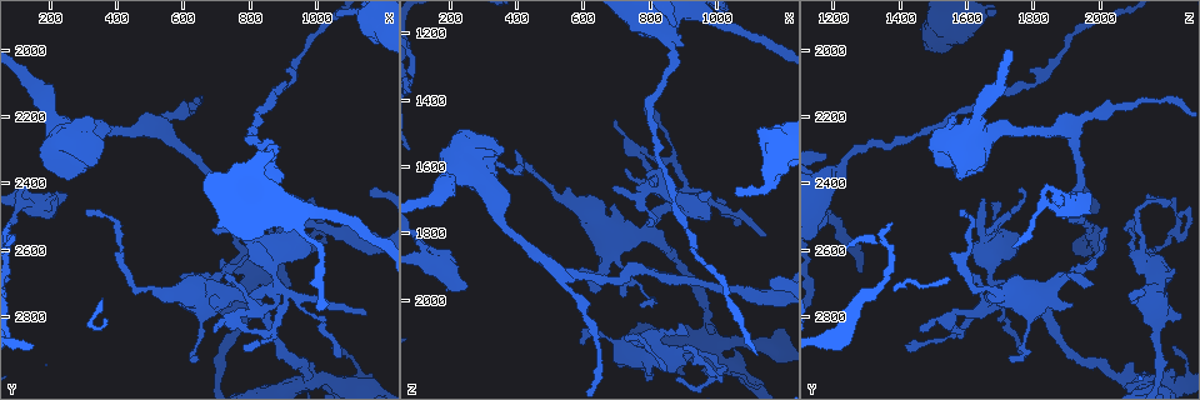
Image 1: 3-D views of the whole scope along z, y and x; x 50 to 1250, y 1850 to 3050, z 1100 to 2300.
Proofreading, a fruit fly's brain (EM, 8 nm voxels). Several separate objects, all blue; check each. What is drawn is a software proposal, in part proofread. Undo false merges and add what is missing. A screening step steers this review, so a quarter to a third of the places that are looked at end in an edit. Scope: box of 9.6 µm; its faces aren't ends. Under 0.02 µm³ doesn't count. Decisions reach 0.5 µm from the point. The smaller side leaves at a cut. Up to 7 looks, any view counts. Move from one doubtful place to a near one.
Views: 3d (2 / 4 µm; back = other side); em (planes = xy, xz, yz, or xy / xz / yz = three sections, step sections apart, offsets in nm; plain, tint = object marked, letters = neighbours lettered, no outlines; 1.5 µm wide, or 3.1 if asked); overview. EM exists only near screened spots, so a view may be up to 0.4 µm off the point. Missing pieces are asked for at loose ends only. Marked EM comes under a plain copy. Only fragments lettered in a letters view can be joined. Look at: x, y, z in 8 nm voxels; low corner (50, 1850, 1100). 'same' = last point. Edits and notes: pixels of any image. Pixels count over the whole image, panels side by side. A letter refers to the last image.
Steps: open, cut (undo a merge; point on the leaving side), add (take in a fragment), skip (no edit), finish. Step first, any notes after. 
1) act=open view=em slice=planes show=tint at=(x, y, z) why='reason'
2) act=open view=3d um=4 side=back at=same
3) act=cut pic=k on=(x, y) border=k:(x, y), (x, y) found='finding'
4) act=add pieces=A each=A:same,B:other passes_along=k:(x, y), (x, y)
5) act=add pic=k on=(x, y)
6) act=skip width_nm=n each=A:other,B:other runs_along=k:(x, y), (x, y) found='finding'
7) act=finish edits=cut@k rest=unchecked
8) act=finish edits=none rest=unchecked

act=open view=3d um=4 at=(250, 2440, 1970) why='an open end'

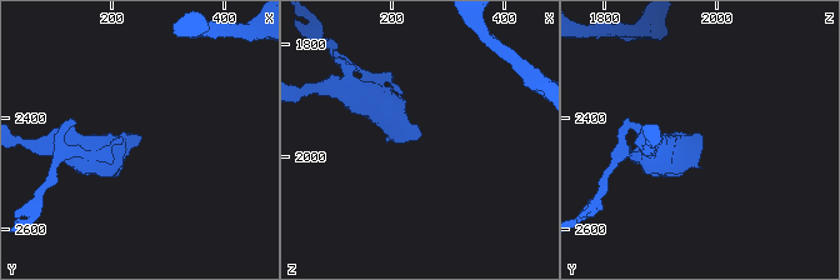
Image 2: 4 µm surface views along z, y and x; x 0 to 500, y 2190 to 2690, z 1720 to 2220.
act=open view=em slice=planes show=letters at=(255, 2440, 1965) why='now the EM'

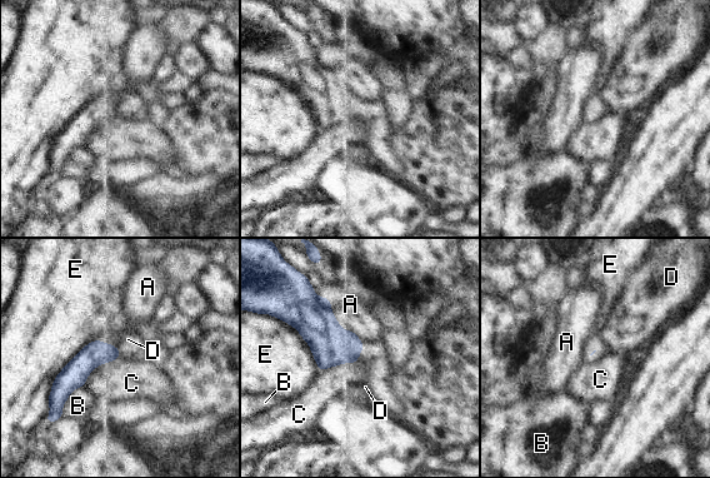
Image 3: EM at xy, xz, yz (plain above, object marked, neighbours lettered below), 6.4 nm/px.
act=add pieces=D each=A:other,B:other,C:other,D:same,E:other passes_along=3:(95, 353), (116, 348), (128, 339) found='the cell continues'

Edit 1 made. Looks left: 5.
act=open view=3d um=2 at=(720, 2660, 1920) why='narrows sharply'

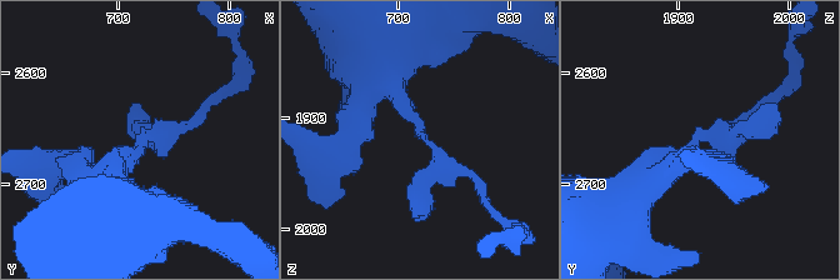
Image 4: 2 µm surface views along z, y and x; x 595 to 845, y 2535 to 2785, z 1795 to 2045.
act=open view=em slice=xy step=4 show=letters at=(718, 2664, 1920) why='shape alone is not enough'

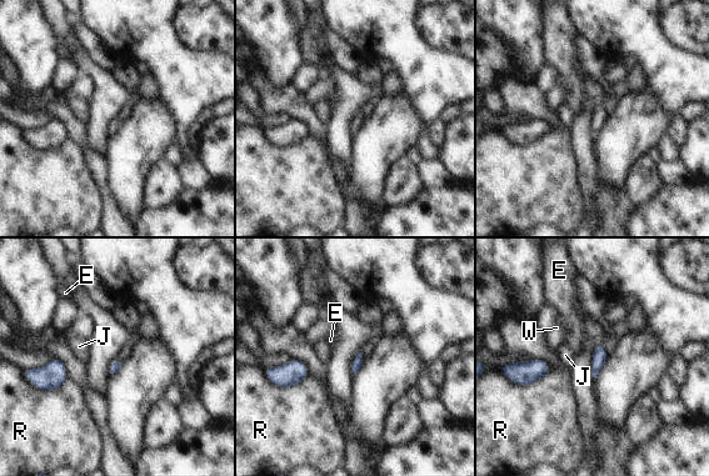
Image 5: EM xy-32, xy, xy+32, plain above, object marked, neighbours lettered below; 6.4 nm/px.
act=open view=em slice=planes show=letters at=same why='another direction'

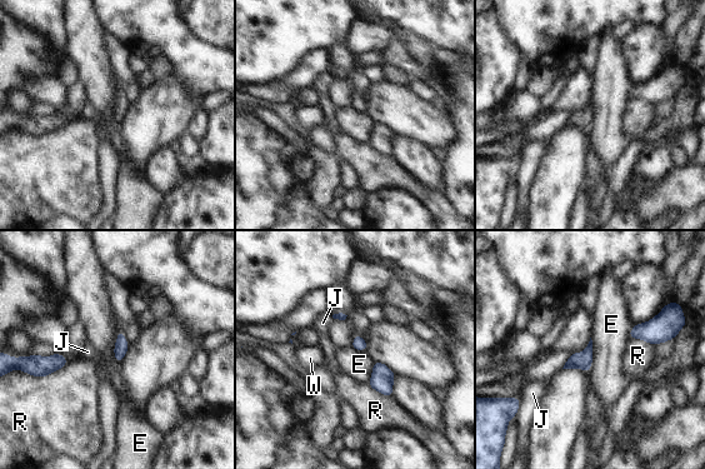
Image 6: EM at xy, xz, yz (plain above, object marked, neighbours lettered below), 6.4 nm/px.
act=skip longest_contact=R:260nm each=E:other,J:other,R:other,W:other border=6:(119, 329), (114, 348), (115, 363) found='all the same cell'

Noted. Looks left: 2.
act=open view=em slice=xy step=4 show=letters at=(970, 2450, 1670) why='branch stops here'

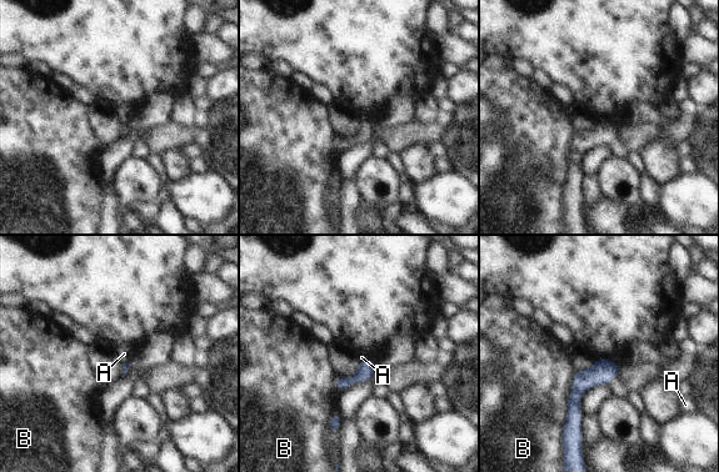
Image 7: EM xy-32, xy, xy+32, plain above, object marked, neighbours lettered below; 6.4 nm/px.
act=open view=em slice=planes show=letters at=same

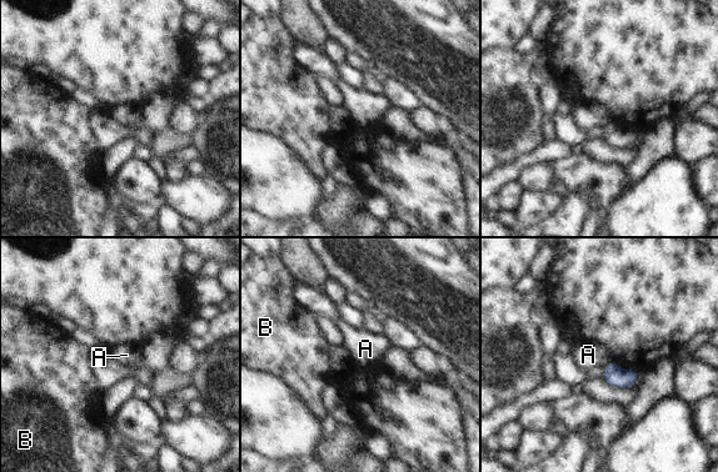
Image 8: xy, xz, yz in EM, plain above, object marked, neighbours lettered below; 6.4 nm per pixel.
act=skip width_nm=130 each=A:other,B:other border=8:(609, 361), (603, 366) found='none of them fits'

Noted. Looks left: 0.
act=finish edits=add@3 rest=unchecked

